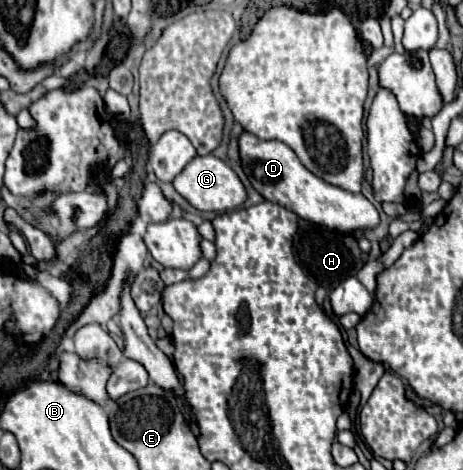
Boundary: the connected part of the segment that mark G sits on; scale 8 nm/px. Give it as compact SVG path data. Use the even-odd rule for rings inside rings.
M207 154L207 156L195 156L185 170L173 180L175 190L197 210L201 212L229 212L241 206L247 198L245 188L237 174L219 158Z

